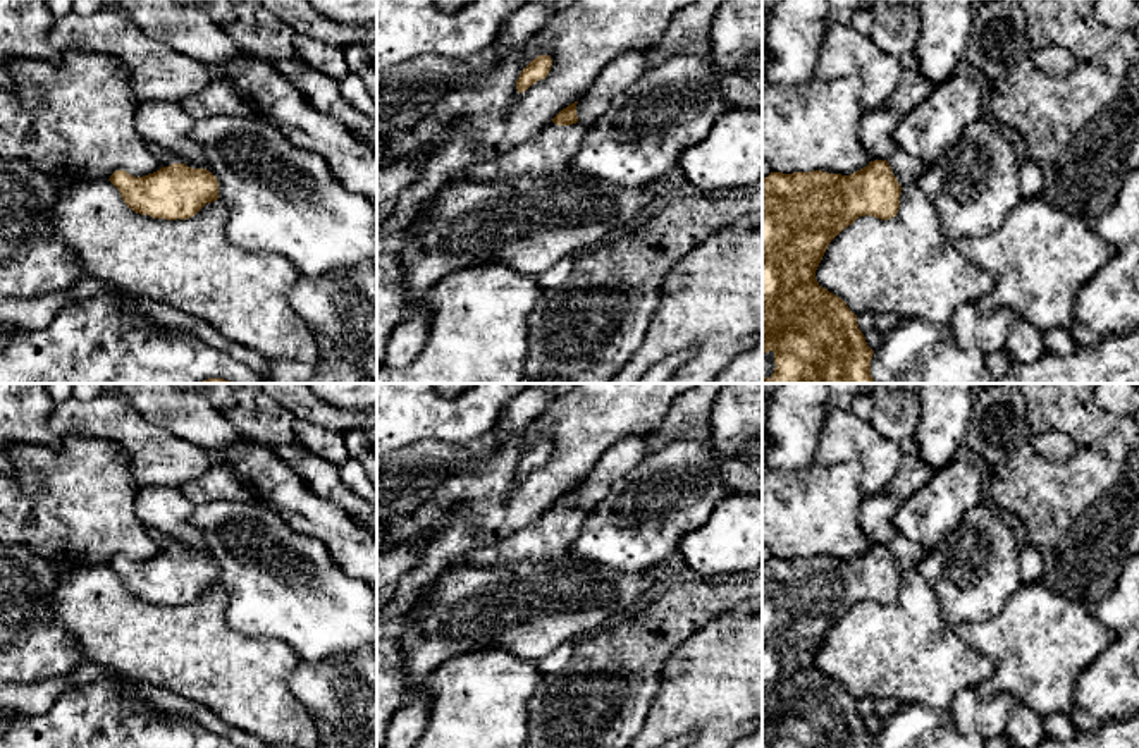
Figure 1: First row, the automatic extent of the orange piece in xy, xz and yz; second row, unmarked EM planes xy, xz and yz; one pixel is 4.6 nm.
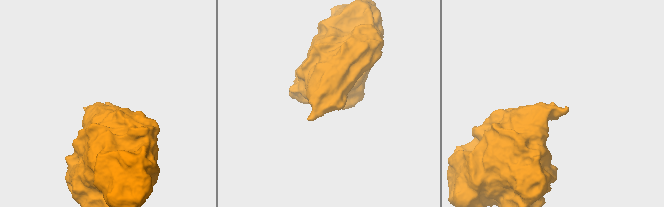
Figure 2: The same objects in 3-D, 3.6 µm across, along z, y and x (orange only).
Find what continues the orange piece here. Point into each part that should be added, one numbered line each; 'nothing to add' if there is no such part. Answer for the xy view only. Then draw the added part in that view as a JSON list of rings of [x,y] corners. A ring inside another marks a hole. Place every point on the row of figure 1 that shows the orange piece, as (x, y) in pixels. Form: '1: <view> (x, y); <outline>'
1: xy (166, 159); [[[148,144],[148,146],[158,156],[162,167],[169,167],[172,163],[186,163],[191,169],[198,169],[193,162],[184,160],[184,158],[174,155],[174,153],[169,153],[169,151],[165,151],[165,150],[162,150],[162,148],[155,146],[155,144]]]

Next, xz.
1: xz (553, 147); [[[552,120],[530,141],[492,162],[473,165],[465,179],[477,184],[490,184],[514,175],[542,175],[564,169],[576,155],[588,127],[576,124],[557,126]]]

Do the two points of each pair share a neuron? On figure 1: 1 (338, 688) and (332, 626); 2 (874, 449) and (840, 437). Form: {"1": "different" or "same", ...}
{"1": "different", "2": "same"}

